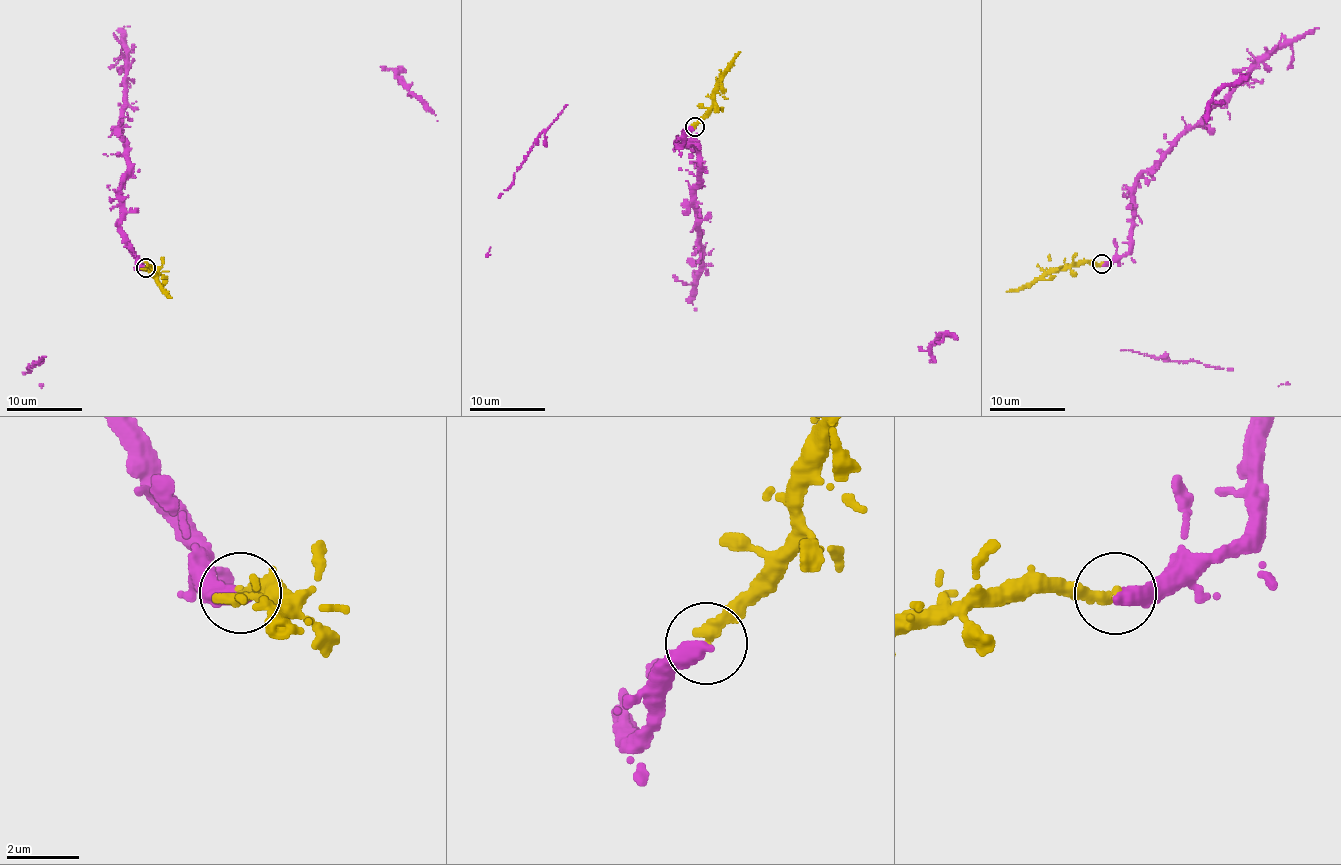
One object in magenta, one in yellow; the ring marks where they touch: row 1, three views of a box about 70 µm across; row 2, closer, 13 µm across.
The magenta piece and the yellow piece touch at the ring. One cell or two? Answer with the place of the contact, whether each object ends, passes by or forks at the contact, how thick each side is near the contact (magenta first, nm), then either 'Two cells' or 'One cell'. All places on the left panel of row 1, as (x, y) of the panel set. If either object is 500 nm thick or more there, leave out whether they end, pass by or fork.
Place: (146, 267). At the ring magenta ends. At the ring yellow ends. Thickness 440 nm (magenta) against 360 nm. One cell

